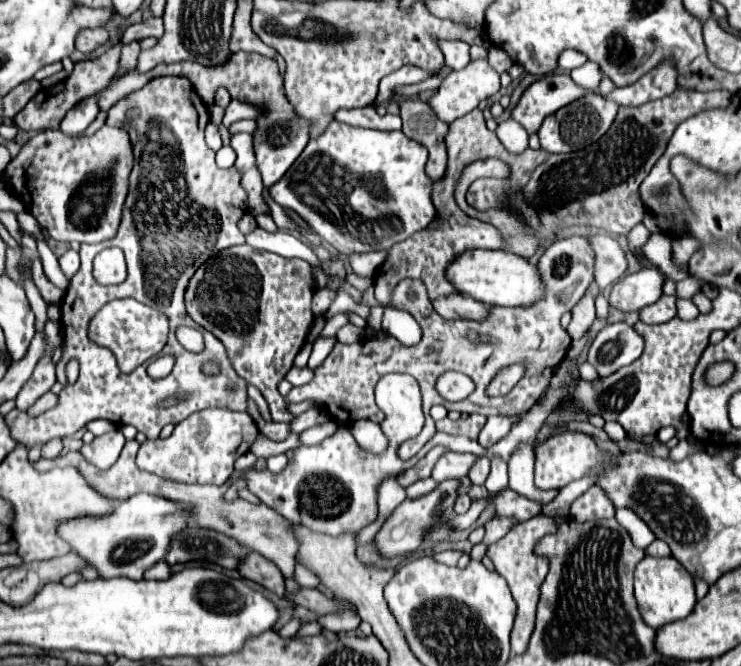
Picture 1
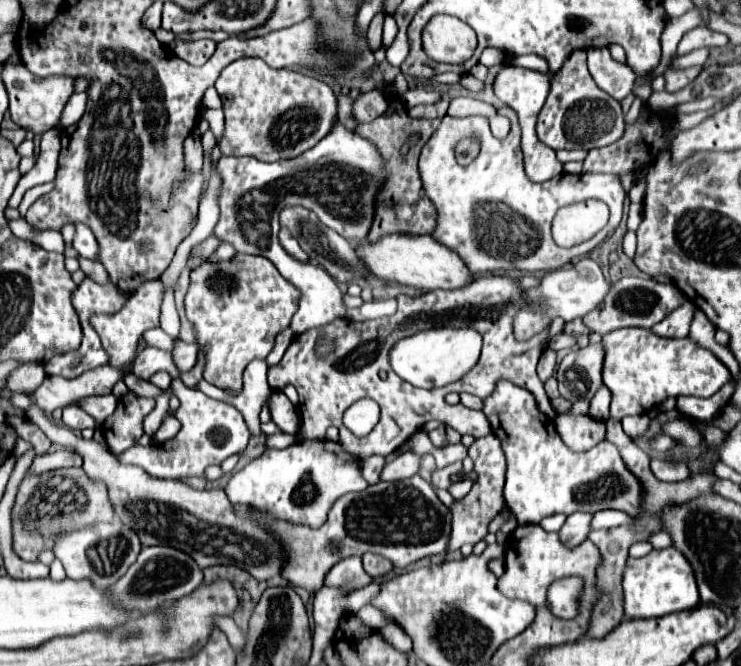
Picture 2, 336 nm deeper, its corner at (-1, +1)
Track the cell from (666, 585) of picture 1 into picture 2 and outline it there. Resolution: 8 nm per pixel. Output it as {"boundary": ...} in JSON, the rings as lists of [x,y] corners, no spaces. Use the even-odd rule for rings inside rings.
{"boundary":[[[677,548],[653,550],[643,558],[627,558],[623,570],[623,608],[625,618],[661,618],[671,612],[699,606],[693,568]]]}

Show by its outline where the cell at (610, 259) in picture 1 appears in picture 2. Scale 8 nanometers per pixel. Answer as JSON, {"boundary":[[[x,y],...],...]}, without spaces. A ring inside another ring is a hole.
{"boundary":[[[501,106],[497,112],[511,118],[511,132],[503,140],[497,140],[491,134],[489,120],[485,116],[443,116],[437,132],[423,146],[419,156],[419,174],[423,180],[423,190],[437,210],[437,228],[431,236],[449,250],[457,252],[465,266],[469,266],[471,274],[493,270],[549,272],[563,268],[577,256],[581,258],[591,252],[614,233],[623,217],[625,190],[615,174],[577,174],[557,176],[543,184],[531,182],[523,168],[521,128],[517,114],[509,106]],[[469,134],[481,138],[481,152],[471,164],[459,166],[453,156],[453,148],[459,138]],[[589,198],[599,198],[609,206],[611,218],[607,226],[579,246],[559,248],[551,238],[553,216],[559,208]]]}

